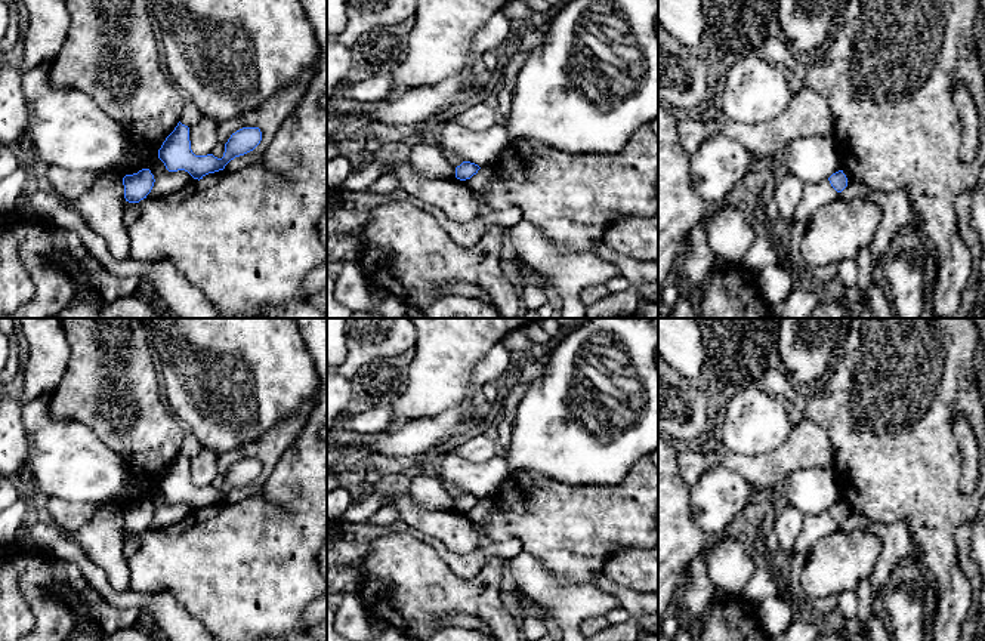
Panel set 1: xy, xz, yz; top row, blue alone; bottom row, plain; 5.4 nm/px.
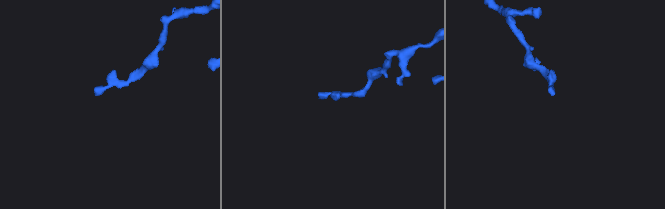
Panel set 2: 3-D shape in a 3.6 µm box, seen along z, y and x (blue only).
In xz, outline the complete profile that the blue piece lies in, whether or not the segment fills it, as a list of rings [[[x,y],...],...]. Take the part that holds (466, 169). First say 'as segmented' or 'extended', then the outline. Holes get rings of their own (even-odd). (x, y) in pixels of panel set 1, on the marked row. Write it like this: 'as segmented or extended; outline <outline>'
as segmented; outline [[[463,161],[460,166],[456,167],[456,178],[460,181],[470,179],[473,175],[478,173],[481,167],[470,161]]]

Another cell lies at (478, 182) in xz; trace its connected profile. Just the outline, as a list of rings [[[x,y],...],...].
[[[485,166],[478,170],[470,179],[463,181],[481,198],[485,195],[488,185],[495,179],[497,166]]]

